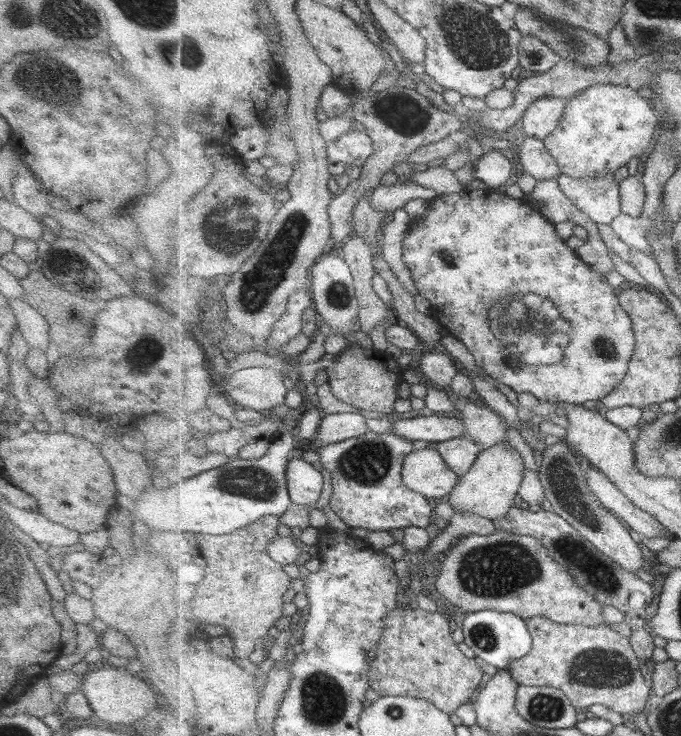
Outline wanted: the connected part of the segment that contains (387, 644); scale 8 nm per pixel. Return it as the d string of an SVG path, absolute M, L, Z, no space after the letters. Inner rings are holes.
M417 607L416 609L395 609L385 618L387 629L383 631L383 639L375 646L376 660L371 660L370 688L382 696L408 696L427 699L448 715L455 714L469 698L481 689L488 679L481 666L471 658L467 658L458 643L453 640L453 624L450 615L437 614ZM439 616L445 620L439 624Z

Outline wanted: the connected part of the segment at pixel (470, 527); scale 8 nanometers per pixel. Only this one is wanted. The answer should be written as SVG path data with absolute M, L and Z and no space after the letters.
M456 511L443 532L435 536L435 542L439 540L441 548L451 548L451 542L458 536L467 537L470 534L489 536L495 531L497 528L491 519L471 512Z

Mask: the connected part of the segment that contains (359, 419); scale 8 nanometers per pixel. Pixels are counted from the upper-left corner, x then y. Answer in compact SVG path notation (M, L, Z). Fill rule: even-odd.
M333 413L321 417L315 433L316 440L322 447L350 440L369 431L367 420L359 413Z

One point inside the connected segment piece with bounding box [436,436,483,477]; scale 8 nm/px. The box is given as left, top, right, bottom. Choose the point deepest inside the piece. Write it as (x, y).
(461, 454)

